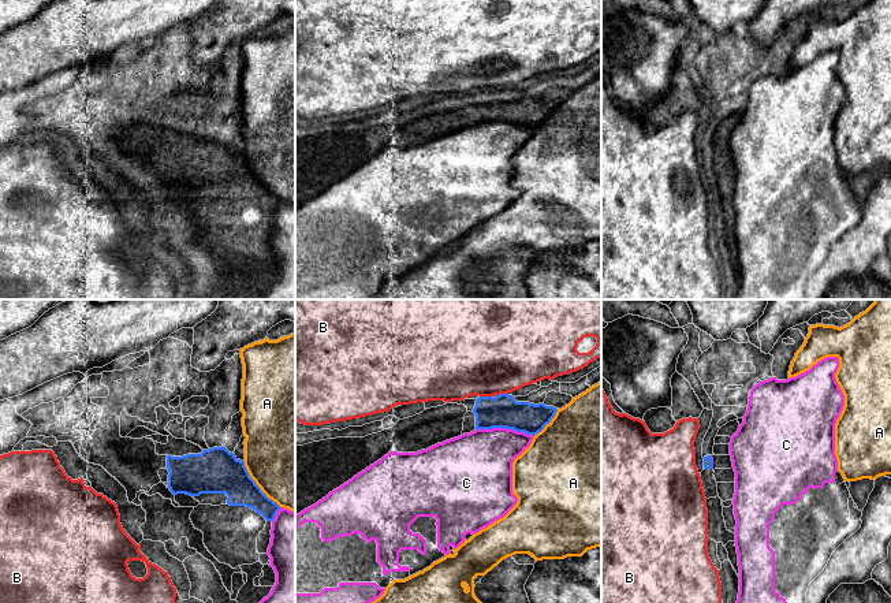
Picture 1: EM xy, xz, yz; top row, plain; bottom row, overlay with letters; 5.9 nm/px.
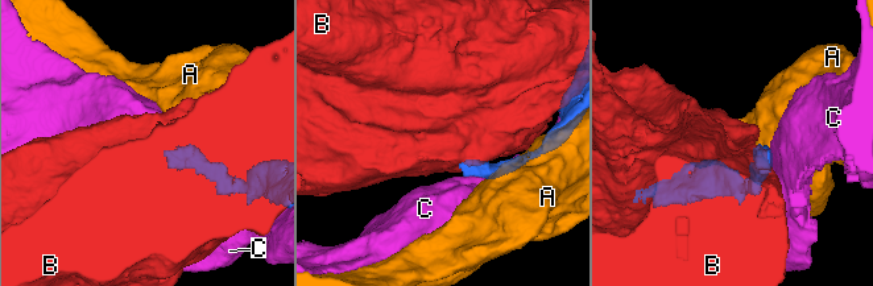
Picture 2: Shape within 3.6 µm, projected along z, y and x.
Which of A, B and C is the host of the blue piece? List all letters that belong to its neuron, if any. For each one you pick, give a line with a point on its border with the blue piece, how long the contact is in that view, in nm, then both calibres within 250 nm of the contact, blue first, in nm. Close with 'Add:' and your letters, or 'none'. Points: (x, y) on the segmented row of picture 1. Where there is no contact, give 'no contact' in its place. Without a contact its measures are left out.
Add: none

